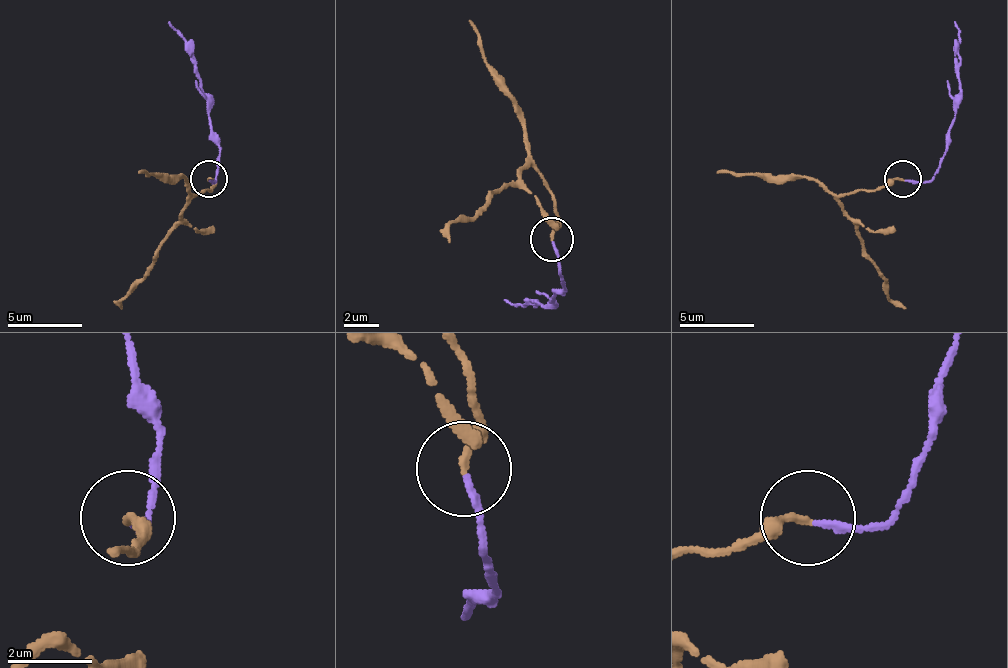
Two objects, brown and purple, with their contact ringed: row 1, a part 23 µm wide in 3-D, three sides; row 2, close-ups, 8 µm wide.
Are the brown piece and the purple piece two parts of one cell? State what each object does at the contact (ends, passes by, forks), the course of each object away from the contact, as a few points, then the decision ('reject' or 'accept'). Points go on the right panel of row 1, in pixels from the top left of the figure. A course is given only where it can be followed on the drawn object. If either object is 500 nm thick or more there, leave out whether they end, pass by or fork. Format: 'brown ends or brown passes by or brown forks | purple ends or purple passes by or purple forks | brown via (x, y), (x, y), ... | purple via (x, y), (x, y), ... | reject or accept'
brown ends | purple ends | brown via (904, 178), (848, 192), (840, 204), (885, 282), (885, 293), (907, 308) | purple via (904, 181), (930, 181), (944, 155), (944, 137), (952, 129), (959, 92), (956, 21) | reject

